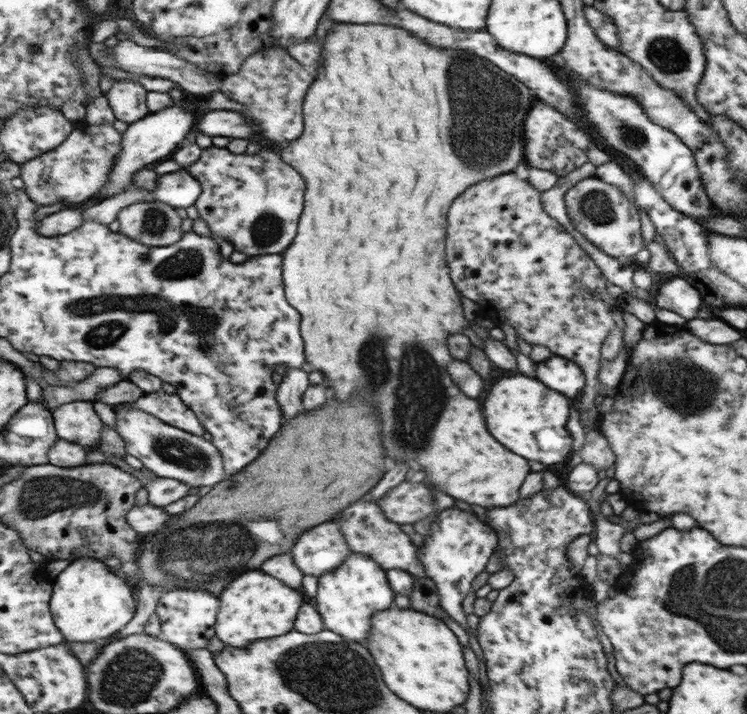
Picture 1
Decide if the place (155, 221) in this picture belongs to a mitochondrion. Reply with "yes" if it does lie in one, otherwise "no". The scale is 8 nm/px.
yes

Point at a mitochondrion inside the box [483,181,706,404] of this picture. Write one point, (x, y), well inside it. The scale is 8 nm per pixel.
(598, 207)

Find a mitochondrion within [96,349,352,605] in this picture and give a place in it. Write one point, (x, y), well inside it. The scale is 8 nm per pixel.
(205, 550)

